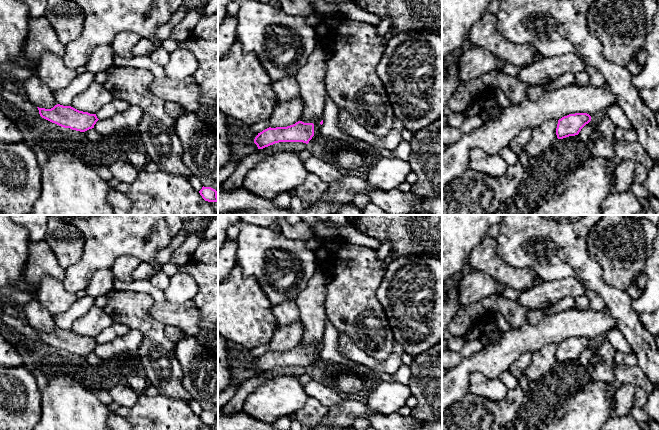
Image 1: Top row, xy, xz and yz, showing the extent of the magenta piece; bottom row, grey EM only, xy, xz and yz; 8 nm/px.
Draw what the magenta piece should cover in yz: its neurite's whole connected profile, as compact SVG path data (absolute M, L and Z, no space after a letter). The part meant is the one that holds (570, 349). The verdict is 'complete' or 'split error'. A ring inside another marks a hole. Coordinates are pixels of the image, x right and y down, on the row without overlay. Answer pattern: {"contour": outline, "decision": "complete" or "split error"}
{"contour": "M587 337L569 338L558 344L556 359L558 363L578 359L581 353L591 345Z", "decision": "complete"}

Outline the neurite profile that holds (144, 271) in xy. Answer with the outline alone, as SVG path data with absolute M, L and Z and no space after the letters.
M141 262L132 273L132 281L146 281L155 274L154 267L150 263Z

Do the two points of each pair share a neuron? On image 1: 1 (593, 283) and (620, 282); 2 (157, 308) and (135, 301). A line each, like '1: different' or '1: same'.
1: different
2: different

